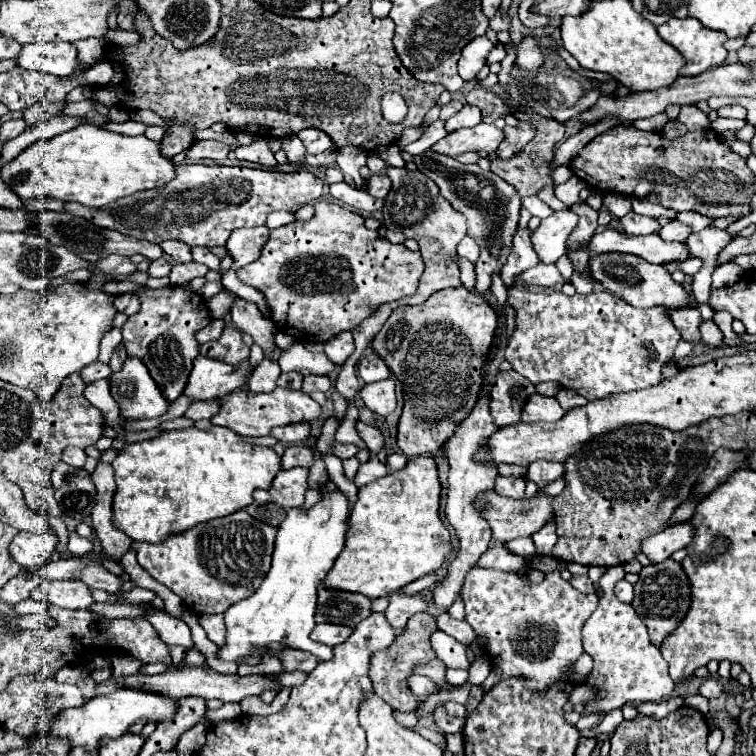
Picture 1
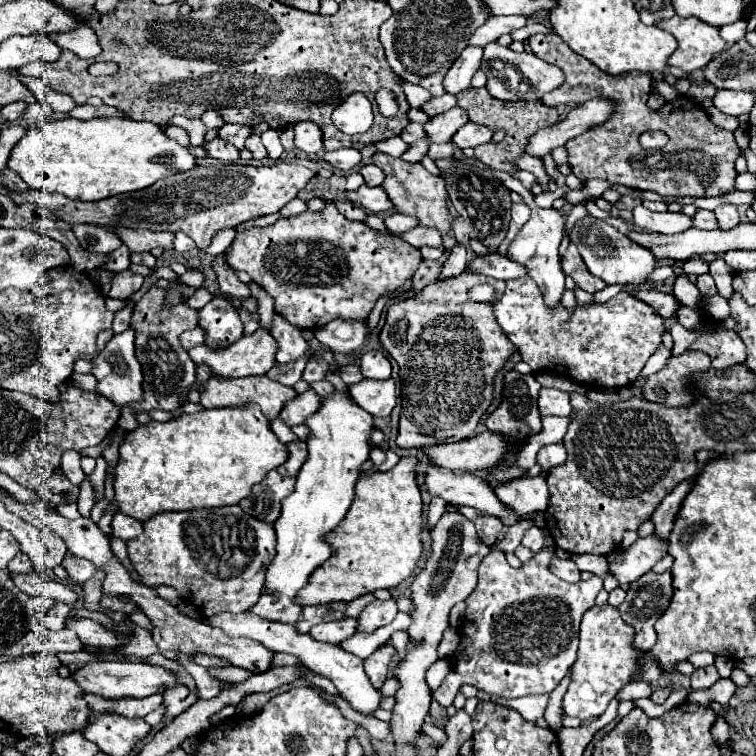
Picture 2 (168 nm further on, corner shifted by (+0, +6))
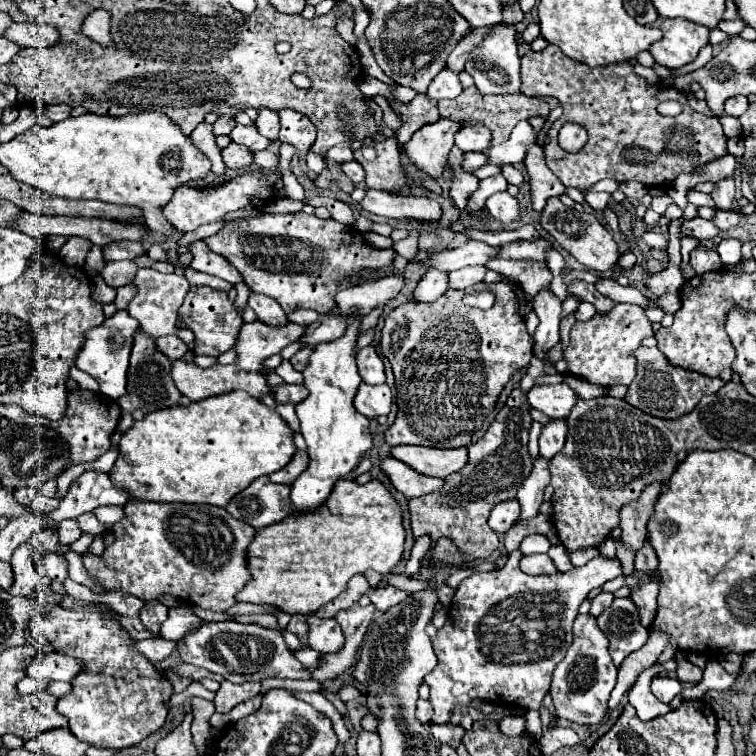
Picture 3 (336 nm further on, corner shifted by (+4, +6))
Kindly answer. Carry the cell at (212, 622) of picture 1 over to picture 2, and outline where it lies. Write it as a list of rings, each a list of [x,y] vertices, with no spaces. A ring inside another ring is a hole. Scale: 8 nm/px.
[[[219,613],[215,617],[207,617],[205,619],[207,625],[211,627],[219,627],[227,637],[247,637],[251,641],[259,641],[261,645],[265,645],[267,649],[271,649],[273,653],[289,653],[289,655],[295,655],[301,659],[301,663],[319,673],[319,675],[325,675],[327,679],[333,681],[333,685],[337,687],[339,695],[361,715],[365,717],[371,717],[373,711],[379,709],[379,703],[381,703],[381,693],[379,689],[375,689],[369,681],[369,677],[365,675],[363,671],[363,661],[353,655],[353,653],[347,653],[343,651],[341,647],[337,645],[331,645],[331,643],[319,643],[315,641],[313,637],[309,635],[303,635],[299,633],[293,625],[279,625],[279,623],[273,623],[273,621],[263,621],[261,617],[251,617],[251,613]]]

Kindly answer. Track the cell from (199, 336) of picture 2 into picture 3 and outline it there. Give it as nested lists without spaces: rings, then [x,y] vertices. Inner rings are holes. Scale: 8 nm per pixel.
[[[167,335],[167,337],[159,337],[155,339],[155,347],[167,355],[169,359],[181,359],[189,349],[187,345],[177,337],[177,335]]]

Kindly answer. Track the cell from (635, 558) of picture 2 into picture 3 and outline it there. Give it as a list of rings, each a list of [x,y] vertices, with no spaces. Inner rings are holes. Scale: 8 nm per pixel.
[[[513,551],[503,569],[473,573],[457,587],[453,605],[449,609],[449,619],[437,631],[437,637],[431,639],[433,651],[439,659],[437,667],[425,677],[425,683],[431,689],[429,703],[435,709],[431,723],[437,725],[449,723],[455,707],[467,707],[473,699],[497,705],[539,709],[543,697],[549,691],[553,669],[565,657],[571,645],[571,627],[577,617],[579,605],[583,603],[583,599],[591,589],[601,587],[605,581],[621,575],[621,563],[617,559],[607,559],[599,555],[591,559],[587,565],[575,567],[567,573],[557,571],[553,575],[531,577],[519,569],[519,557],[521,553]]]

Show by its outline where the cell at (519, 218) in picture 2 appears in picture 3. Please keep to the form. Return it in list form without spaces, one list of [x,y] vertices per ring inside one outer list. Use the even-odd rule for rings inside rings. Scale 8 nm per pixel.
[[[507,191],[491,195],[487,199],[487,211],[501,223],[513,223],[519,219],[519,203]]]

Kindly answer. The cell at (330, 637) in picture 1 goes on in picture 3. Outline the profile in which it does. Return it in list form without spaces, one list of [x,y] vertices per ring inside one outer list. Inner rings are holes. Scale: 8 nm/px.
[[[311,615],[309,625],[309,647],[319,653],[337,653],[343,649],[345,637],[335,619],[319,619]]]

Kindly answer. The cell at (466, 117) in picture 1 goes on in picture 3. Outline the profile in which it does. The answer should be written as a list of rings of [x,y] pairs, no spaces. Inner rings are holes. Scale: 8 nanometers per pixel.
[[[439,119],[431,125],[423,125],[401,149],[409,161],[429,177],[437,179],[447,167],[447,155],[455,145],[455,133],[461,129],[451,119]]]

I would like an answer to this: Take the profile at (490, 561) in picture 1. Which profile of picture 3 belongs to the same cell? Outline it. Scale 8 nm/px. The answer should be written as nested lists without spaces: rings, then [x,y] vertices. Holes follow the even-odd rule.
[[[537,457],[533,461],[531,475],[523,481],[523,485],[517,491],[517,501],[521,505],[521,519],[529,519],[539,515],[539,505],[543,503],[543,491],[549,485],[549,469],[547,459]]]

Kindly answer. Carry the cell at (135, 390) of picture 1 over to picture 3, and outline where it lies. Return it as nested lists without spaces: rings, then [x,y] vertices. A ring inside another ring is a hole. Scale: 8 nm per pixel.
[[[119,309],[119,311],[115,311],[113,317],[107,317],[97,329],[89,329],[83,333],[85,341],[77,353],[75,365],[81,371],[89,373],[99,383],[99,391],[113,401],[123,397],[123,393],[125,393],[129,353],[131,353],[133,335],[135,335],[137,327],[139,327],[137,321],[127,313],[127,309]]]

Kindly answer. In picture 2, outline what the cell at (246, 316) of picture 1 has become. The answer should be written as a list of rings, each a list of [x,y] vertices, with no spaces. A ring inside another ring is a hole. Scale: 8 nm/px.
[[[217,257],[217,259],[213,261],[213,269],[217,271],[219,293],[221,293],[223,297],[227,297],[227,299],[239,303],[241,299],[245,299],[245,297],[251,295],[249,287],[247,287],[245,283],[241,283],[241,281],[235,277],[235,273],[233,273],[225,263],[223,263],[221,257]]]

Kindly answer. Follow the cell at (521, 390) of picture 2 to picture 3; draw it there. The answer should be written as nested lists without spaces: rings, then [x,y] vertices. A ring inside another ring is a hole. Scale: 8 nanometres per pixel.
[[[517,385],[509,395],[505,407],[497,413],[485,437],[469,447],[467,465],[443,479],[443,491],[439,491],[437,495],[429,493],[409,499],[409,523],[413,539],[419,539],[423,535],[431,537],[431,547],[421,559],[421,567],[433,565],[433,547],[441,537],[451,539],[451,543],[459,549],[463,563],[471,563],[475,559],[489,559],[493,551],[497,551],[497,533],[491,533],[487,517],[497,503],[515,499],[519,485],[527,479],[527,473],[531,473],[533,461],[527,449],[529,427],[529,407]]]

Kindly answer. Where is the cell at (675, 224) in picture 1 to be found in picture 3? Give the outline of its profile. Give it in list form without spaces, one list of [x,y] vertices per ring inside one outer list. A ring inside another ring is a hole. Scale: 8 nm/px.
[[[717,211],[717,215],[713,217],[715,225],[717,225],[721,231],[727,231],[727,229],[735,227],[735,225],[739,223],[739,219],[741,219],[741,215],[735,213],[735,211]]]

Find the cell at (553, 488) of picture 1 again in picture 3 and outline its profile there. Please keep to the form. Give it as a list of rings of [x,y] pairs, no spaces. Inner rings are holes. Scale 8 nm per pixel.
[[[505,501],[505,503],[499,503],[495,505],[495,509],[491,511],[489,515],[489,527],[495,531],[495,533],[505,533],[511,529],[511,525],[519,519],[519,503],[517,501]]]

